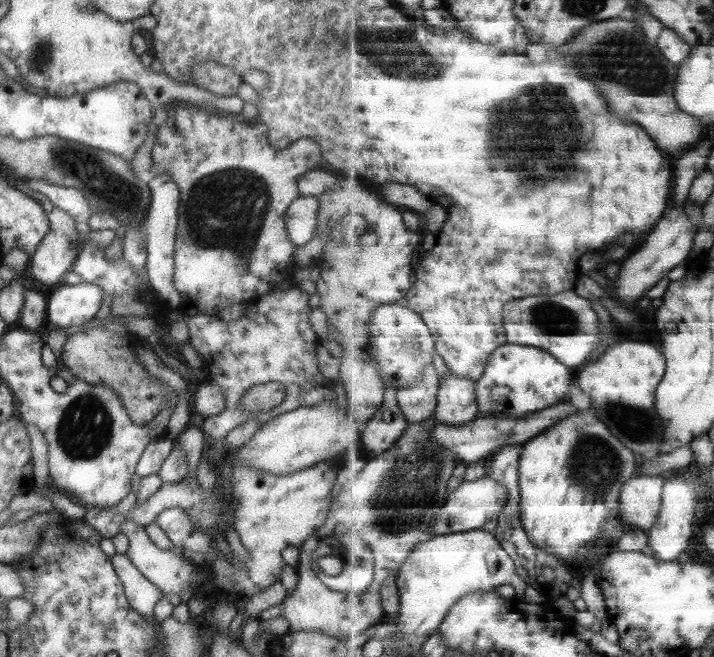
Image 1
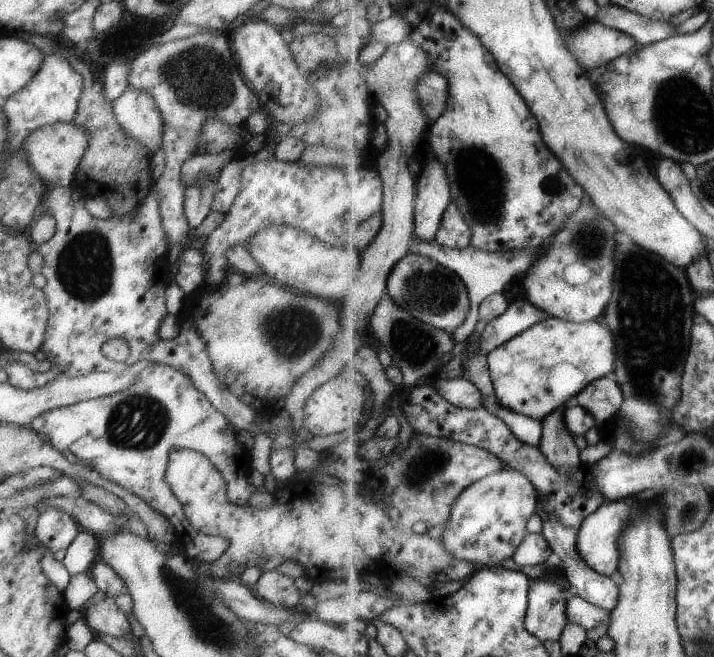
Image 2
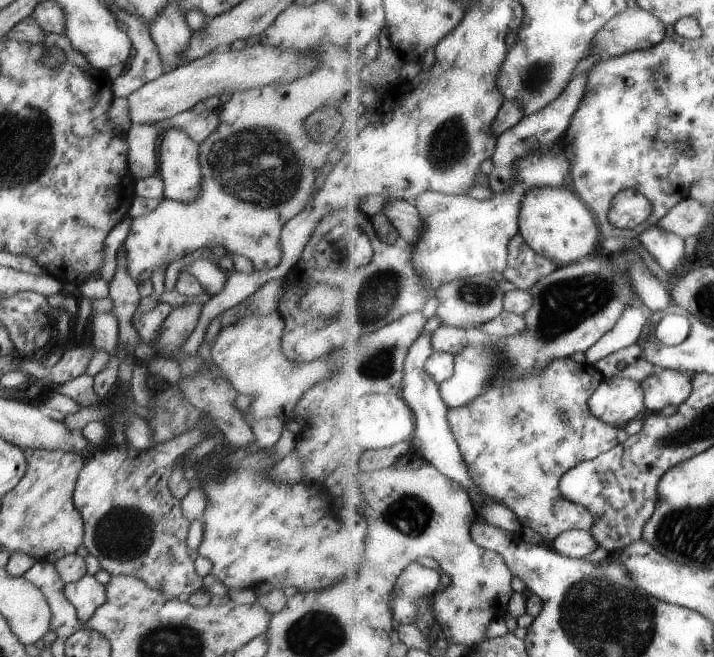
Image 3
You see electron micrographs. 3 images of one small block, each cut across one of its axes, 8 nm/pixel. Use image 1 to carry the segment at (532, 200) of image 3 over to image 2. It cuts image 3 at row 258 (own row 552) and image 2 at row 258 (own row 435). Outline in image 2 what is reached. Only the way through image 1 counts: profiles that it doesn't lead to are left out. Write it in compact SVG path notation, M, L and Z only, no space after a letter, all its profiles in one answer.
M590 196L583 198L579 210L575 216L569 216L569 220L563 224L563 228L559 230L557 236L554 236L549 242L553 242L553 246L545 244L545 254L541 254L535 264L529 268L529 272L522 277L523 286L525 288L525 296L537 308L545 310L549 317L557 317L571 322L583 323L591 322L595 319L603 319L605 310L609 306L611 294L613 294L613 250L615 250L615 226L611 218L603 218L599 214L599 208L594 204Z

